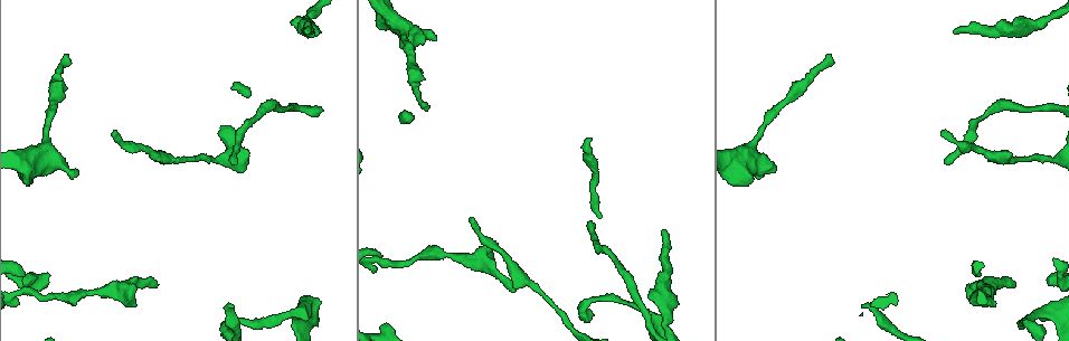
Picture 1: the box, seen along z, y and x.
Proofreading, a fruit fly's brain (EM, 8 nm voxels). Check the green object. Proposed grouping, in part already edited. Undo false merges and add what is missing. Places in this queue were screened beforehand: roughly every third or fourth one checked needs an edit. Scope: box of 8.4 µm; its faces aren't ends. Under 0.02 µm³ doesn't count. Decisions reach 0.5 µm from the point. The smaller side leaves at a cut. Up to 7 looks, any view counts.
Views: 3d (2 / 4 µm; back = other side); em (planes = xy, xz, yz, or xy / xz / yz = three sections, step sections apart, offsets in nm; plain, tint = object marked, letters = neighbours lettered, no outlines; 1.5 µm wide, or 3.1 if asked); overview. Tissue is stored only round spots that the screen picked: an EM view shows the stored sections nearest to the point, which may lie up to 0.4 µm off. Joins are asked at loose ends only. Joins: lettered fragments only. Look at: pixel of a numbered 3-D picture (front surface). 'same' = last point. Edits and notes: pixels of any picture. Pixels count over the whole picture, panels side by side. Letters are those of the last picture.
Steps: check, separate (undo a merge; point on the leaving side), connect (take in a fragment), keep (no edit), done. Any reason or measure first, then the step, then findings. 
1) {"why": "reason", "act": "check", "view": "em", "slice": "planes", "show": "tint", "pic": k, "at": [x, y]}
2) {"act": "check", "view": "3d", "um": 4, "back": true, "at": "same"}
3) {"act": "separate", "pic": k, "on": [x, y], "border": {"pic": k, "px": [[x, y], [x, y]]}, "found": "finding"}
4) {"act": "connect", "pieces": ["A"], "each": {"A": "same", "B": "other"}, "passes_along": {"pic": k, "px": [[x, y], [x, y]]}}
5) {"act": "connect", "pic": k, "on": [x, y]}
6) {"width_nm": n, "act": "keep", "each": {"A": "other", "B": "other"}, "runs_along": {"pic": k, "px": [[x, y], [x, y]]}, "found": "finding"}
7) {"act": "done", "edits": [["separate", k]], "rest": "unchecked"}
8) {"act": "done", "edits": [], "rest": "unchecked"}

{"why": "branch stops here", "act": "check", "view": "em", "slice": "xy", "step": 8, "show": "tint", "pic": 1, "at": [515, 290]}

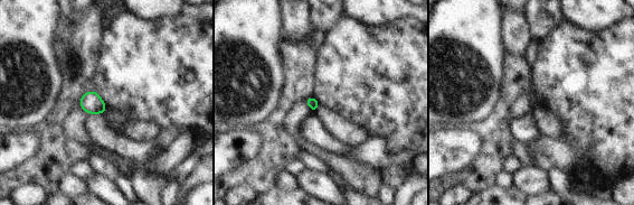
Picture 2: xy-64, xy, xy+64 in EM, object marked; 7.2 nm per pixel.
{"why": "another direction", "act": "check", "view": "em", "slice": "planes", "show": "letters", "at": "same"}

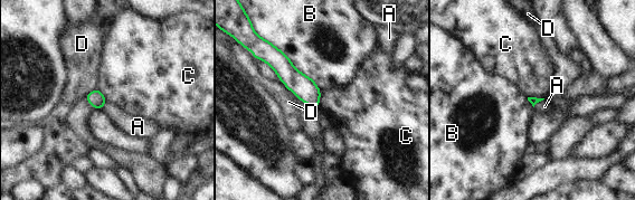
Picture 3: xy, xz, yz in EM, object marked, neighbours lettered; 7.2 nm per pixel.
{"act": "keep", "each": {"A": "other", "B": "other", "C": "other", "D": "other"}, "found": "no lettered fragment goes on from it"}

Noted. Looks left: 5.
{"why": "long arm stops here", "act": "check", "view": "em", "slice": "planes", "show": "letters", "pic": 1, "at": [114, 132]}

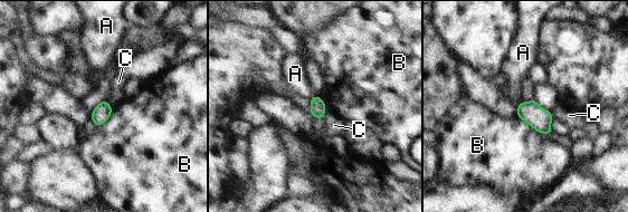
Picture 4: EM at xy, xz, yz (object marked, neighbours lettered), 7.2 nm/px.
{"width_nm": 110, "act": "keep", "each": {"A": "other", "B": "other", "C": "other"}, "border": {"pic": 4, "px": [[326, 106], [323, 119]]}, "found": "none of them fits"}

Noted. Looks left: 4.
{"why": "long arm stops here", "act": "check", "view": "em", "slice": "xz", "step": 4, "show": "letters", "pic": 1, "at": [421, 103]}

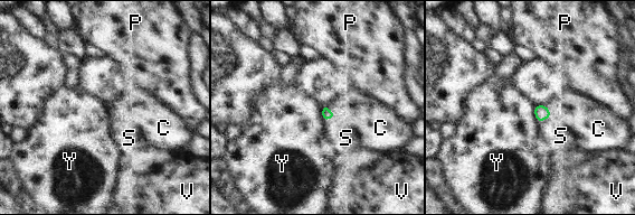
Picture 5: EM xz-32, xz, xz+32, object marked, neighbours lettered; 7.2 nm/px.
{"act": "check", "view": "em", "slice": "planes", "show": "letters", "at": "same"}

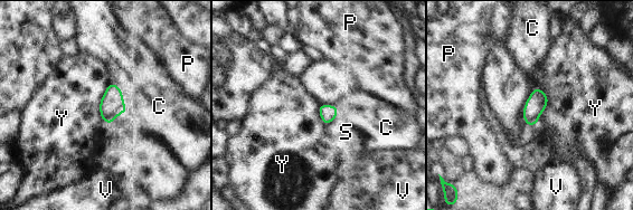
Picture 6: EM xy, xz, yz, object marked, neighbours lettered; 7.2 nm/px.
{"act": "connect", "pieces": ["S"], "each": {"C": "other", "P": "other", "S": "same", "V": "other", "Y": "other"}, "found": "the neuron continues"}

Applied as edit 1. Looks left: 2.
{"act": "done", "edits": [["connect", 6]], "rest": "unchecked"}

